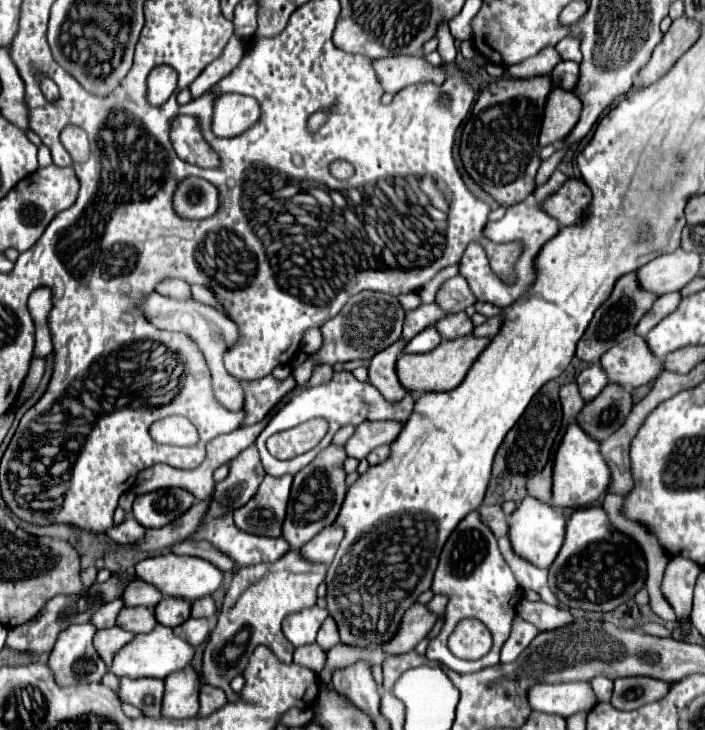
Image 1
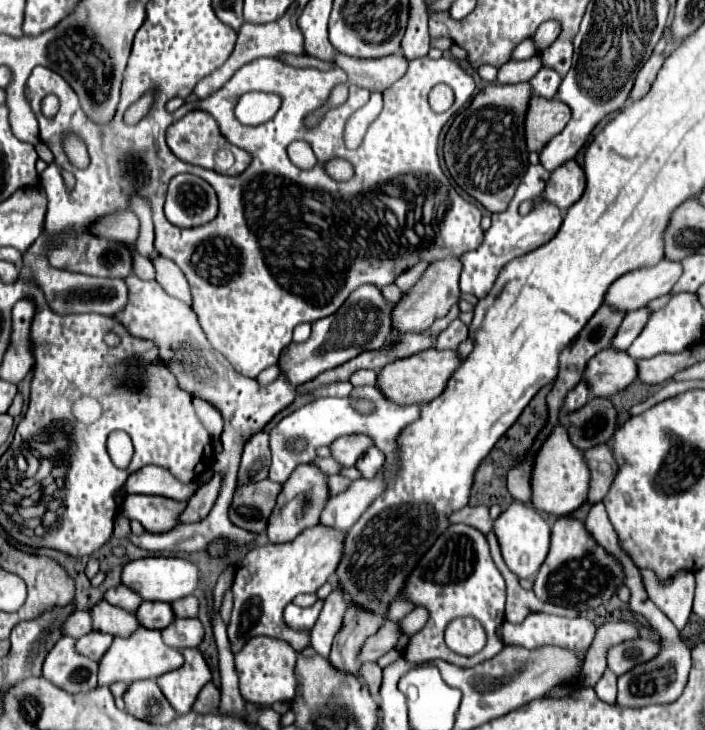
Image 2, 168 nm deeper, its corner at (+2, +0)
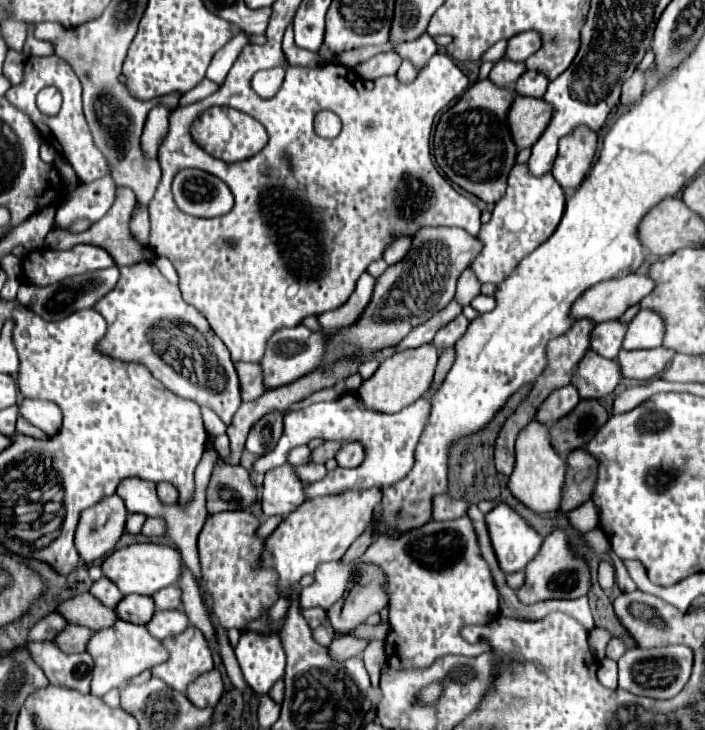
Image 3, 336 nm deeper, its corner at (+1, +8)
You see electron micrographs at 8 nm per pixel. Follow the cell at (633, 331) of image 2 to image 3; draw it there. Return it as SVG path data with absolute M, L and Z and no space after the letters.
M618 320L596 324L594 332L590 332L590 350L602 354L604 358L614 360L622 348L622 336L626 332L626 324Z

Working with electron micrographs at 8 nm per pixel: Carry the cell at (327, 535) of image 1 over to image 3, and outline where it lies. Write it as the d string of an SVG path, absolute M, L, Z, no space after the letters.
M344 394L340 396L340 400L332 400L332 402L310 404L304 410L284 414L284 434L278 440L274 452L260 458L260 468L270 470L272 464L284 464L290 448L308 444L312 438L338 440L338 442L360 442L362 448L366 450L366 458L362 466L360 468L336 468L328 472L322 480L306 486L306 498L340 494L346 490L364 490L364 488L384 486L384 484L390 486L402 480L410 472L414 464L414 450L424 430L424 424L428 420L428 414L430 414L430 404L426 398L416 400L414 404L406 406L404 410L396 414L380 414L380 412L366 410L360 406L360 398L356 394Z

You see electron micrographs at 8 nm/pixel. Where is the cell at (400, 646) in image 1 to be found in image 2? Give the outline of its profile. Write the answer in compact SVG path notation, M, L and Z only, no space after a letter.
M385 620L381 624L381 628L377 630L377 634L373 634L363 650L361 650L361 662L375 662L377 658L381 658L383 654L387 654L389 650L393 650L397 646L401 638L401 626L399 622L393 622L393 620Z

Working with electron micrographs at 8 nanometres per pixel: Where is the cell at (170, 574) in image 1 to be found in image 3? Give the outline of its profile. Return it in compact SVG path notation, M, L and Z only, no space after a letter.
M132 544L126 548L118 548L110 556L106 556L102 562L102 572L108 580L112 580L118 586L118 590L124 596L128 596L128 594L152 596L154 592L178 582L180 572L182 572L182 558L180 558L180 552L172 546Z

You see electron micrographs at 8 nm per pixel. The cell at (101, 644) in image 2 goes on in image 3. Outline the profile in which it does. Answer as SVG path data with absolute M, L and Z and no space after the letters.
M68 624L66 630L62 630L62 634L58 634L58 638L54 638L54 642L58 642L58 646L62 646L62 650L66 650L66 654L84 652L90 636L92 636L92 630L86 630L84 626Z

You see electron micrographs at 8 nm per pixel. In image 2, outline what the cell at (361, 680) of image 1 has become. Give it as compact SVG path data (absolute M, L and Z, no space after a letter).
M351 606L345 612L345 620L343 620L339 634L335 636L335 642L333 642L333 648L329 654L329 662L343 674L353 674L353 676L361 678L361 674L359 674L361 646L365 644L365 640L369 636L373 636L379 630L381 624L383 624L381 616L369 614L365 610Z

